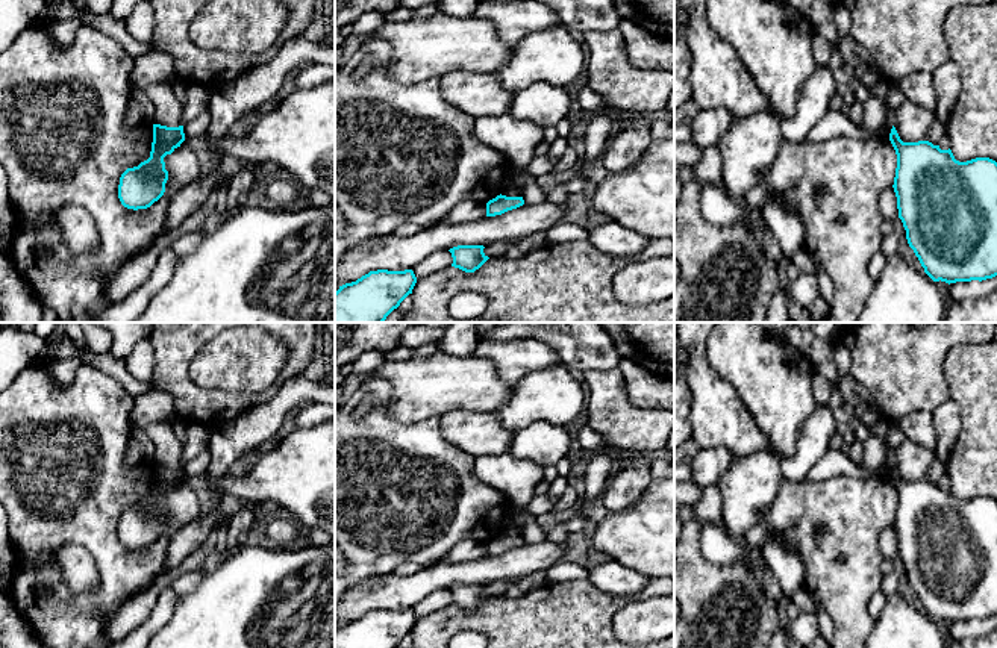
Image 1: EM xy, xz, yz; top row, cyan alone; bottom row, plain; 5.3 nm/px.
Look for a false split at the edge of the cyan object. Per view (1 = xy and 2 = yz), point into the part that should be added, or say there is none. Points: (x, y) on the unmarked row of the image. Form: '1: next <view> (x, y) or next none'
1: next none
2: next none

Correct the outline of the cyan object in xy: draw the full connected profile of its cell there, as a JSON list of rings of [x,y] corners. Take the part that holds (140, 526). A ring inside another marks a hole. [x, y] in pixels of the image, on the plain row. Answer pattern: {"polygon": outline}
{"polygon": [[[153,463],[150,497],[138,506],[127,507],[118,524],[118,537],[127,548],[147,548],[165,531],[168,510],[164,497],[185,480],[183,465],[167,466]]]}

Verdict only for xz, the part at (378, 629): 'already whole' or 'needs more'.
already whole

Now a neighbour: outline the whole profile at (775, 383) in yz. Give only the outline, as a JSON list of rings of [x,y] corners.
[[[715,322],[706,339],[706,359],[714,372],[735,388],[767,436],[770,450],[777,457],[791,457],[805,421],[817,407],[811,360],[779,338],[767,335],[756,322]]]

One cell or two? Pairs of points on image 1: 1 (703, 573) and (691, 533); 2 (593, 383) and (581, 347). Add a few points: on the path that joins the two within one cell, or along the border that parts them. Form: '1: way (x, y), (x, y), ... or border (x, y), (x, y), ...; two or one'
1: way (694, 563), (691, 560), (691, 542); one
2: border (617, 368), (588, 370), (581, 377); two

